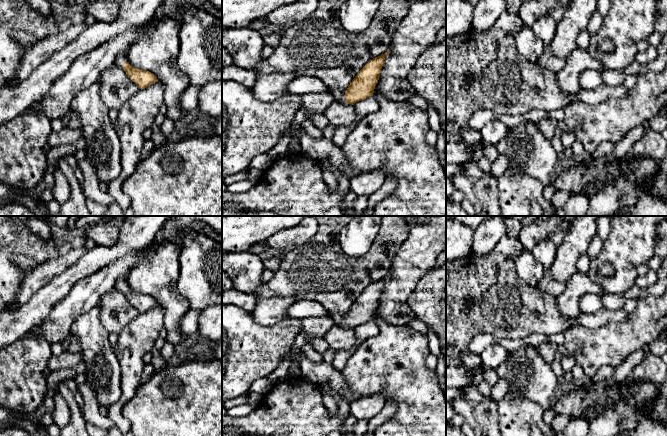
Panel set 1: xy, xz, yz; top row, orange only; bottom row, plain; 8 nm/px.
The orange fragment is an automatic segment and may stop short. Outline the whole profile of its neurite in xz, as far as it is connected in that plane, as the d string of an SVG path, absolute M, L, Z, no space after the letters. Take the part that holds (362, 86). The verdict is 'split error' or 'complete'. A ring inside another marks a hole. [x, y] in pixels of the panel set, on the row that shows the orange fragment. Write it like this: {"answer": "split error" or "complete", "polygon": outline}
{"answer": "complete", "polygon": "M389 51L370 60L355 76L345 91L346 104L352 104L373 96L378 83L385 57Z"}

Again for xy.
{"answer": "split error", "polygon": "M119 54L114 62L114 65L119 66L124 69L128 77L140 88L140 89L145 89L151 84L155 83L158 81L157 77L146 70L141 70L138 68L132 67L126 55L124 54Z"}

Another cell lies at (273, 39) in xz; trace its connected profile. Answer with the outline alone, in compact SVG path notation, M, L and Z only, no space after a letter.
M276 32L271 34L262 34L262 36L263 36L264 44L271 46L273 48L276 48L281 40L281 34Z

